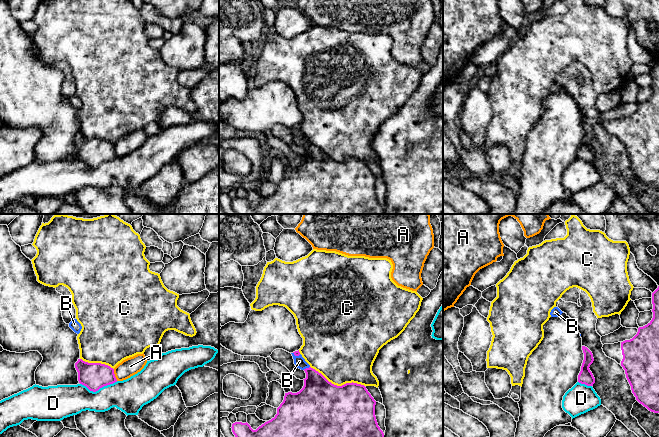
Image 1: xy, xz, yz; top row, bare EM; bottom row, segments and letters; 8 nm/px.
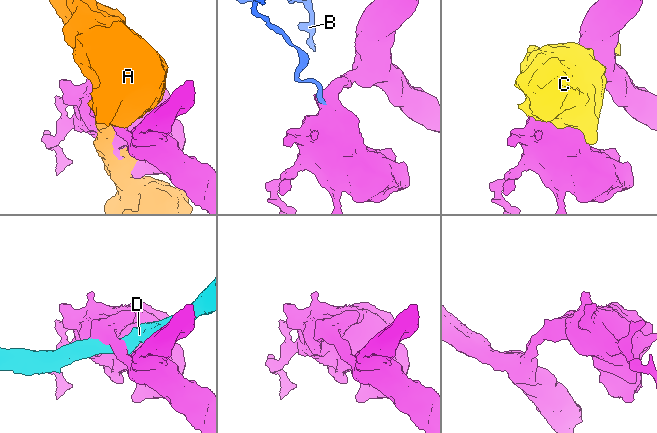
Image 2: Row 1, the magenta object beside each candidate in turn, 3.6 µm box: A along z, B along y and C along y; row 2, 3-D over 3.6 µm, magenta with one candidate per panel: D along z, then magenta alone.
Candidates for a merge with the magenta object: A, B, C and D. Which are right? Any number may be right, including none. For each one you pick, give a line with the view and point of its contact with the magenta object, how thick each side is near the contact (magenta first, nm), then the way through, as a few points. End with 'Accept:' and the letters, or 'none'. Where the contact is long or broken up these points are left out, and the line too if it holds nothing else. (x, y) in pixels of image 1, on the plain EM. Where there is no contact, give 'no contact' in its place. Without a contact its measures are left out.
Accept: none

